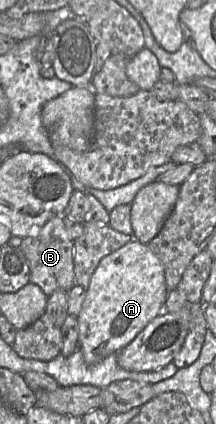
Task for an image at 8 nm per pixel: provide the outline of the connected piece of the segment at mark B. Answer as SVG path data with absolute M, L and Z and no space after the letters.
M53 216L37 232L21 241L21 249L30 269L30 282L39 286L49 297L56 290L69 291L77 283L73 262L73 242L65 228L62 217Z

